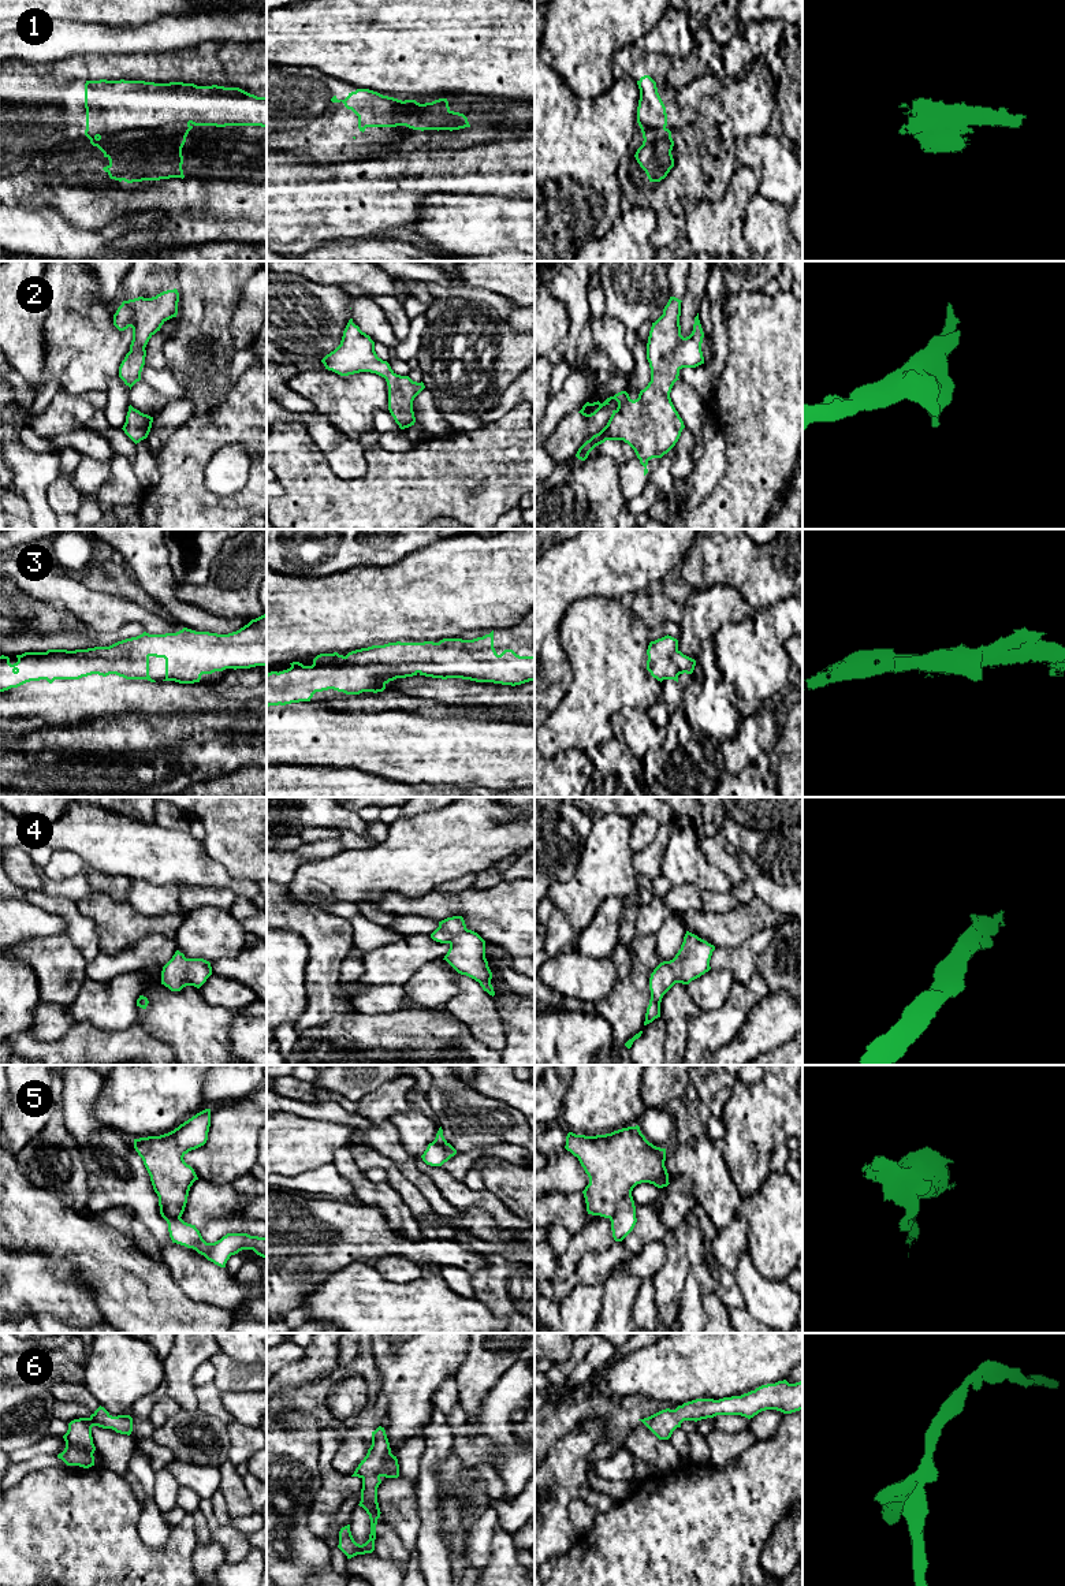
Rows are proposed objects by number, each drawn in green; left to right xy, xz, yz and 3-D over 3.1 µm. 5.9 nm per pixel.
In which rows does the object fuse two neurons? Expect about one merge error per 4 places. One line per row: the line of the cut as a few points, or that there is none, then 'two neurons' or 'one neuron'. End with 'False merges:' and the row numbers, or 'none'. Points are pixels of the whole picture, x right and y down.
1: cut xy (189, 123), (129, 129), (99, 137); two neurons
2: cut none; one neuron
3: cut none; one neuron
4: cut none; one neuron
5: cut yz (630, 1192), (617, 1203), (615, 1213), (610, 1218); two neurons
6: cut none; one neuron
False merges: 1, 5

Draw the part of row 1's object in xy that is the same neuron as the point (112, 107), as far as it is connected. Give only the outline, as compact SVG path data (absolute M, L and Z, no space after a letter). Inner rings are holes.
M86 81L85 108L90 141L168 124L267 127L267 97L217 85Z

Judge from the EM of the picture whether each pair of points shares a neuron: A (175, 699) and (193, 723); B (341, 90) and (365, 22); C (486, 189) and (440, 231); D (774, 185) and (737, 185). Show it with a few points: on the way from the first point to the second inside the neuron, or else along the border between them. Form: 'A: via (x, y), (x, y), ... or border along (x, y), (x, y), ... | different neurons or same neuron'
A: border along (190, 711), (182, 715) | different neurons
B: border along (331, 75), (357, 88), (368, 88), (373, 92) | different neurons
C: border along (449, 193), (505, 194), (511, 198) | different neurons
D: border along (738, 163), (753, 172), (759, 183), (759, 192) | different neurons

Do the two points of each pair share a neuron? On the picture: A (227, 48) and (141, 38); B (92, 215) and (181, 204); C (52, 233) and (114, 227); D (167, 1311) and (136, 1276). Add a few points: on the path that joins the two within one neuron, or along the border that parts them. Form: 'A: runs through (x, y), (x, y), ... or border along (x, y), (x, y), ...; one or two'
A: border along (159, 19), (164, 22), (182, 45), (181, 48); two
B: runs through (114, 201), (116, 198), (159, 198); one
C: runs through (67, 239), (99, 239); one
D: runs through (159, 1303), (140, 1284); one

